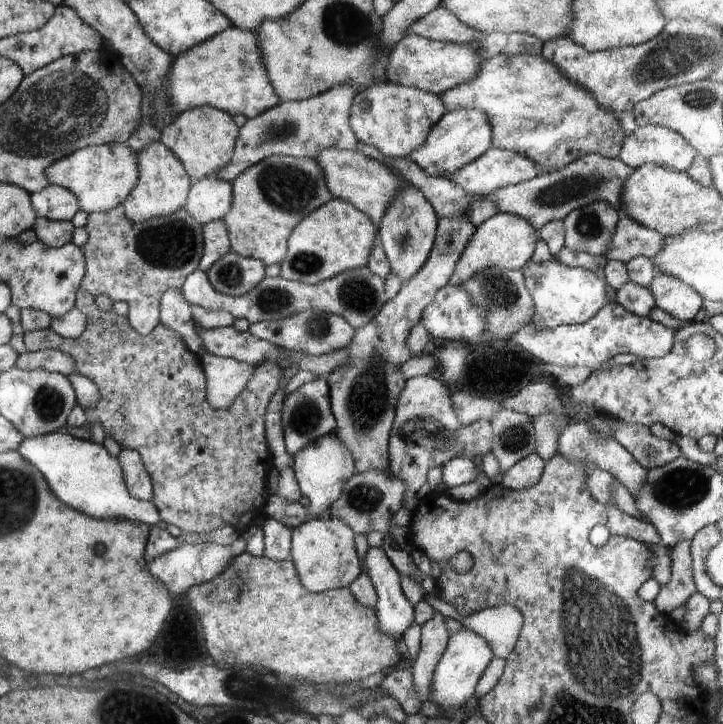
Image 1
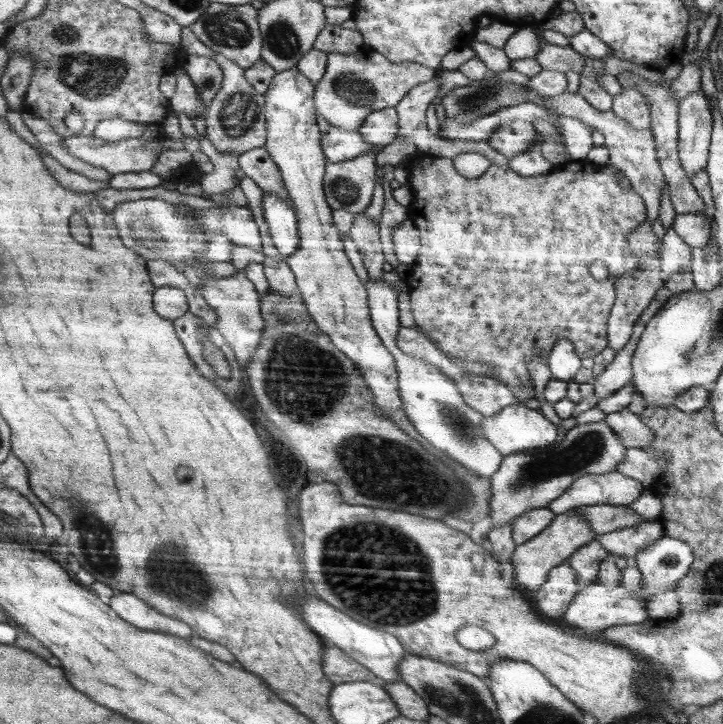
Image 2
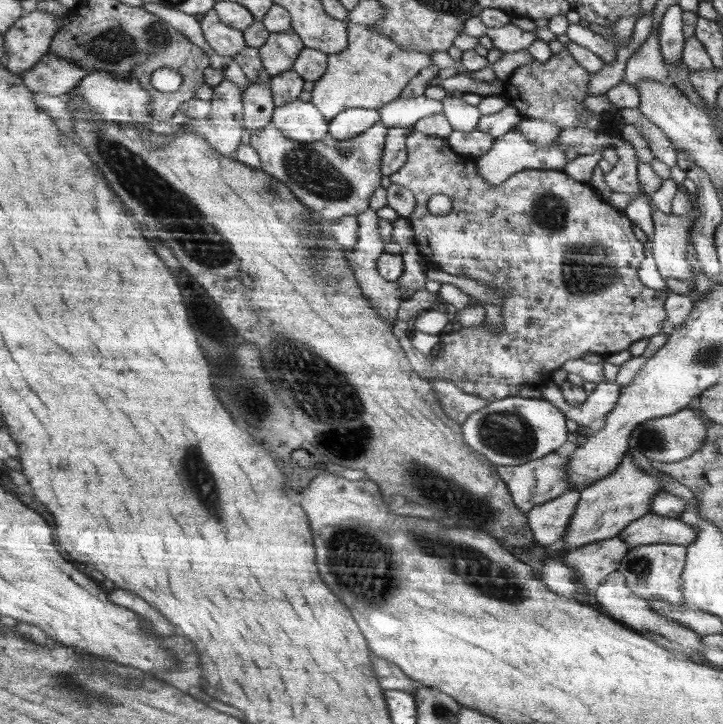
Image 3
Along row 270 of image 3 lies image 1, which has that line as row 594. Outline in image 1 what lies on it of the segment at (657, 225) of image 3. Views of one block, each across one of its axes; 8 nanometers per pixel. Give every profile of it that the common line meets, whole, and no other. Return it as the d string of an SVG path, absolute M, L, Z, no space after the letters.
M680 541L668 548L671 558L671 579L665 584L655 598L655 605L662 614L671 612L684 605L697 592L693 579L691 541Z

